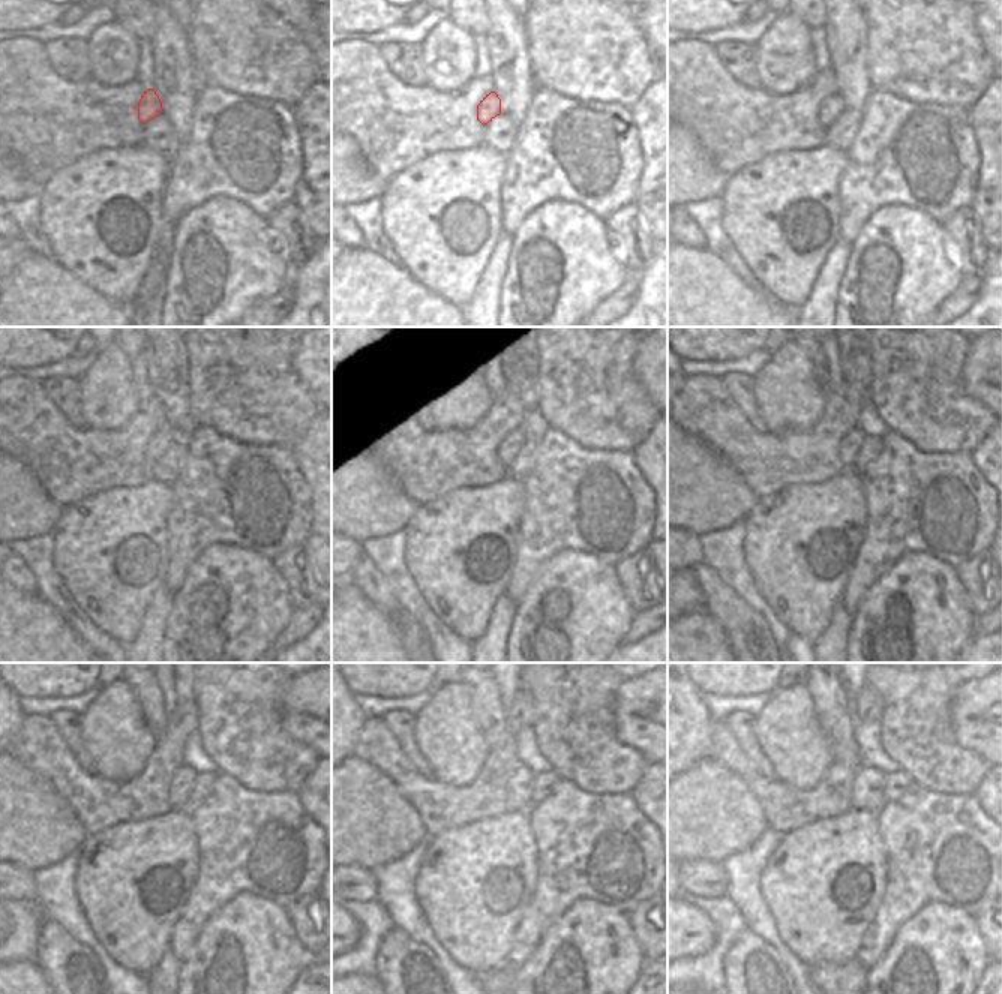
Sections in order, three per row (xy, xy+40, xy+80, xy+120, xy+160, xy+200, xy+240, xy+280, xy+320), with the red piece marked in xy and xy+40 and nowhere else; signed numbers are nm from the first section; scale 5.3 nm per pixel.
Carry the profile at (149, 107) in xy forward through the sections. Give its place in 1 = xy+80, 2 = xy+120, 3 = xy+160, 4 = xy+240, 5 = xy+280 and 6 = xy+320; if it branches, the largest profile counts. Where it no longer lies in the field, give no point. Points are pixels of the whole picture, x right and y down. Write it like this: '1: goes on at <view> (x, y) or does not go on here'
1: goes on at xy+80 (831, 105)
2: goes on at xy+120 (162, 440)
3: goes on at xy+160 (509, 449)
4: goes on at xy+240 (180, 787)
5: goes on at xy+280 (519, 784)
6: goes on at xy+320 (869, 784)

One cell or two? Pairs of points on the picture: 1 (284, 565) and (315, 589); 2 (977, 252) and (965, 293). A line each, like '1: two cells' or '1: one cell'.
1: one cell
2: two cells

